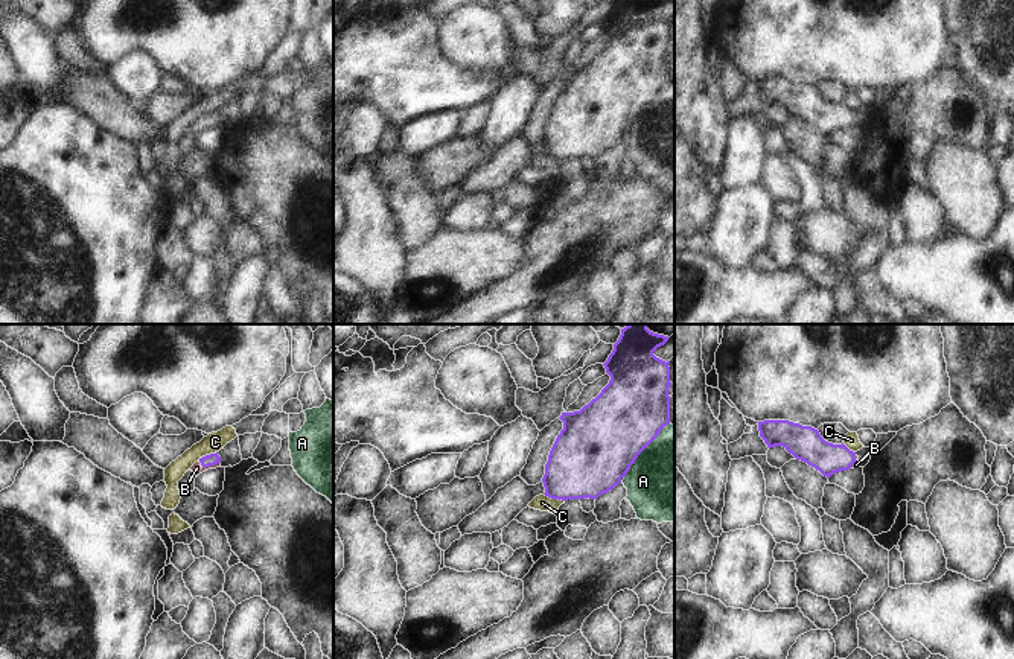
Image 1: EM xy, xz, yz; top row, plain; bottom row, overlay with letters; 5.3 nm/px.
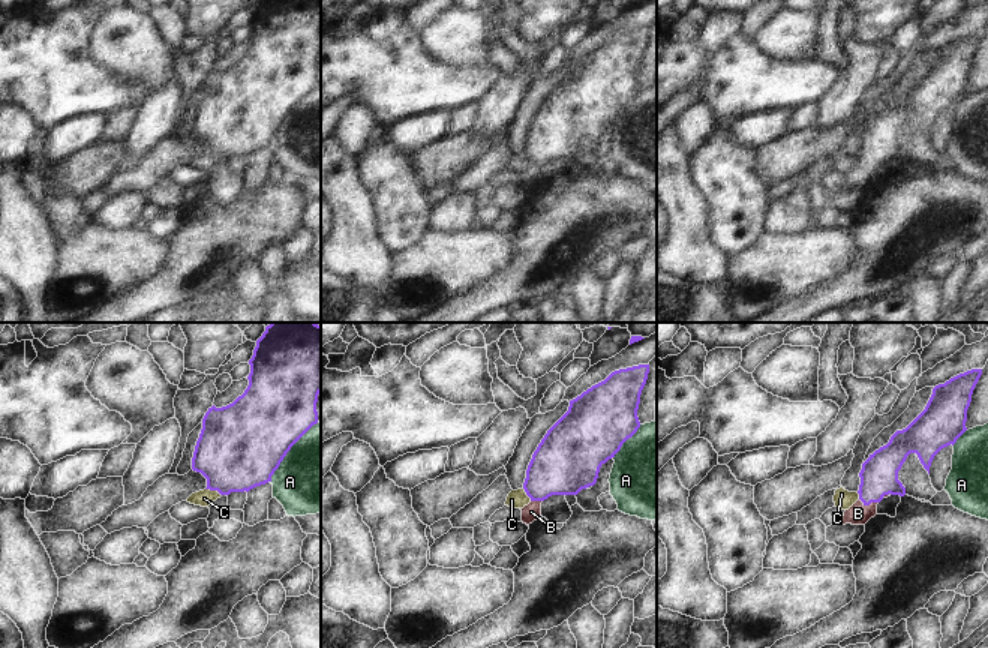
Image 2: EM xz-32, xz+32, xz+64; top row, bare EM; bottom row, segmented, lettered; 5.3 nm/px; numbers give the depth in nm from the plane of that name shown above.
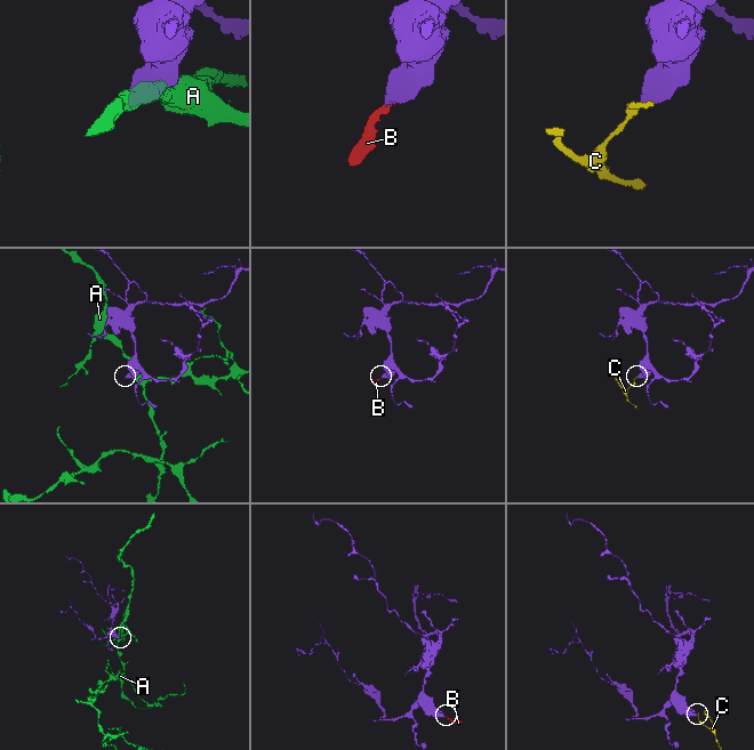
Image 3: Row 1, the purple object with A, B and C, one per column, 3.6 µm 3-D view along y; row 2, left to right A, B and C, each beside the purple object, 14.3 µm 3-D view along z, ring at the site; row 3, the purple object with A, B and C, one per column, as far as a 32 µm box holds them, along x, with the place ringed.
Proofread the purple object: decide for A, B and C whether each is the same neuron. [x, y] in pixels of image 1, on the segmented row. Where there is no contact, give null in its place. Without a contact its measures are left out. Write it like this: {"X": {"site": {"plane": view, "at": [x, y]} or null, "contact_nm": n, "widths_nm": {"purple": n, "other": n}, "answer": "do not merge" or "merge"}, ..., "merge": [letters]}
{"A": {"site": {"plane": "xz", "at": [644, 448]}, "contact_nm": 380, "widths_nm": {"purple": 400, "other": 440}, "answer": "do not merge"}, "B": {"site": {"plane": "xy", "at": [209, 464]}, "contact_nm": 120, "widths_nm": {"purple": 60, "other": 60}, "answer": "merge"}, "C": {"site": {"plane": "xz", "at": [554, 498]}, "contact_nm": 120, "widths_nm": {"purple": 380, "other": 90}, "answer": "do not merge"}, "merge": ["B"]}

